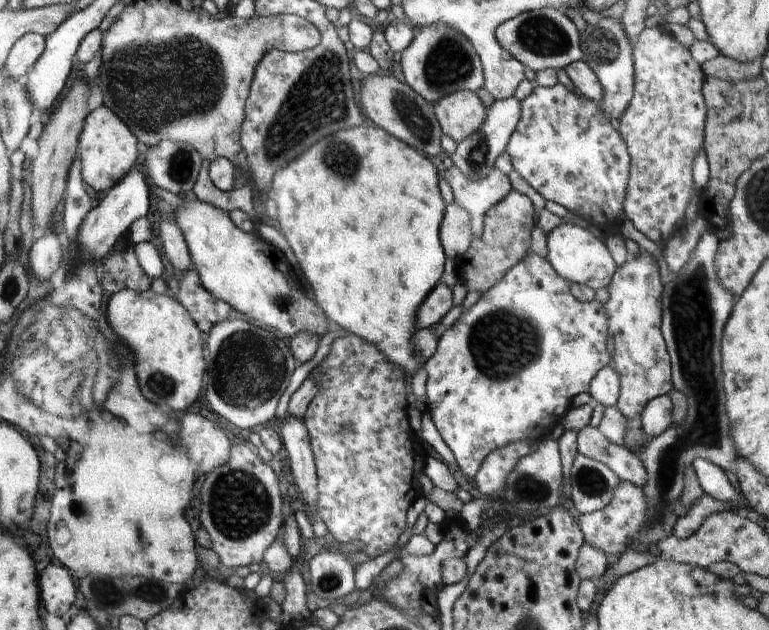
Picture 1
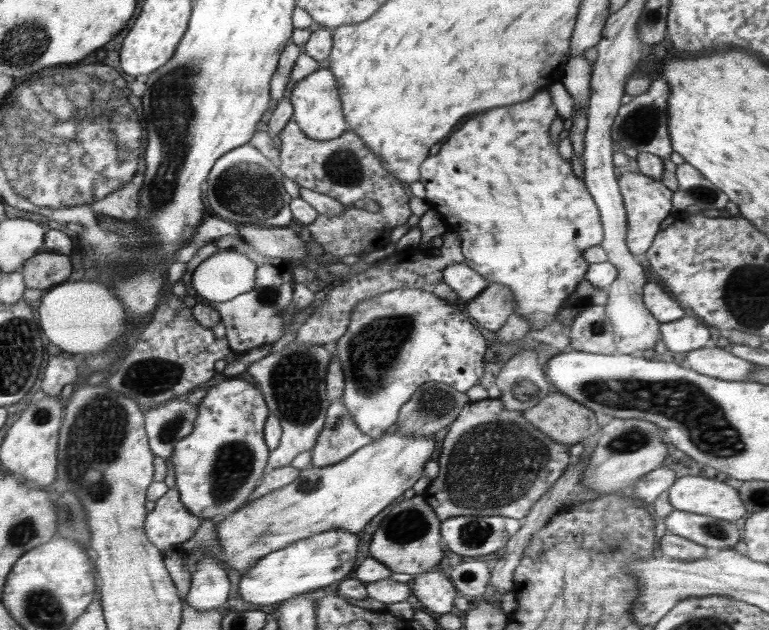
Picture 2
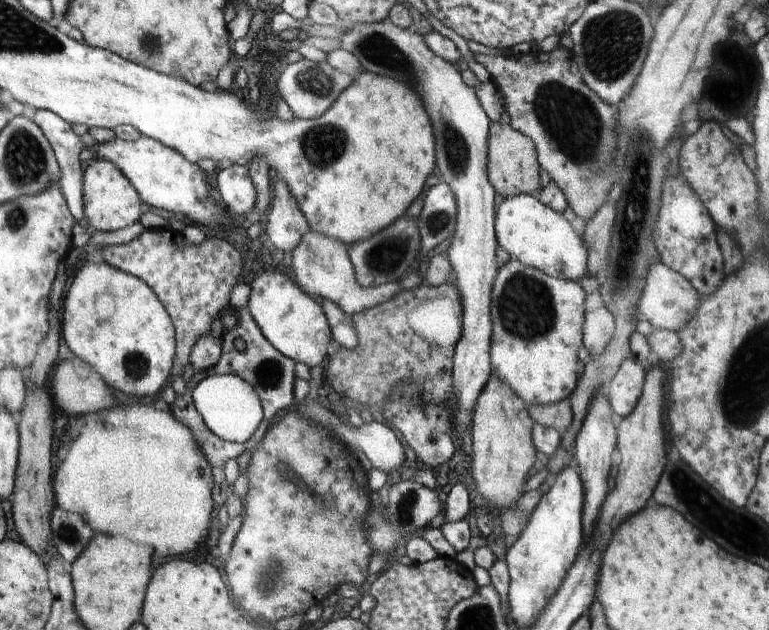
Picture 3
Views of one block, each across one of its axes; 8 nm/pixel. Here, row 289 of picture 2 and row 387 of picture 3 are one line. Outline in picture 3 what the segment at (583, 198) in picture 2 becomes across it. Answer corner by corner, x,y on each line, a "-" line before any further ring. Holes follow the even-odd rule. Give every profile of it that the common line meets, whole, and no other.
510,259
498,267
490,297
491,376
508,384
526,406
560,402
568,398
576,388
576,383
584,372
584,366
590,362
588,350
583,343
586,295
579,281
552,278
541,270
524,266
518,260

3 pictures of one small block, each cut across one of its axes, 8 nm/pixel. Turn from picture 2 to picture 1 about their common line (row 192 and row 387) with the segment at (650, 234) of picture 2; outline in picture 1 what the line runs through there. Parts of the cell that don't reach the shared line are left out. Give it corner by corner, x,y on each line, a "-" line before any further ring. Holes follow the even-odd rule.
643,250
639,255
617,267
607,286
609,300
603,304
607,327
615,340
611,365
621,382
616,406
627,419
641,414
653,398
669,395
673,390
669,354
661,331
664,285
660,281
659,265
652,255

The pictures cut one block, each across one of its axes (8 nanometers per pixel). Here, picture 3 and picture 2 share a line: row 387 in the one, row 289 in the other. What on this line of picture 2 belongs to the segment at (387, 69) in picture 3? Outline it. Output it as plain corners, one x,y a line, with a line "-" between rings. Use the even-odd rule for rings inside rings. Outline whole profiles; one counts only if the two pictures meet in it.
462,262
444,268
442,276
444,282
464,301
476,298
490,283

